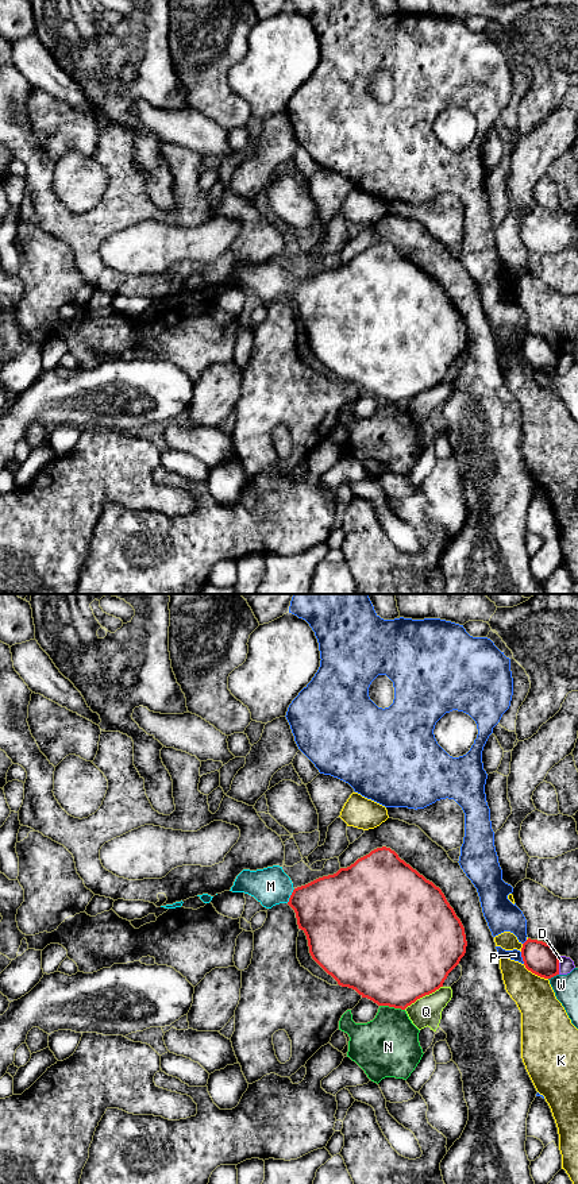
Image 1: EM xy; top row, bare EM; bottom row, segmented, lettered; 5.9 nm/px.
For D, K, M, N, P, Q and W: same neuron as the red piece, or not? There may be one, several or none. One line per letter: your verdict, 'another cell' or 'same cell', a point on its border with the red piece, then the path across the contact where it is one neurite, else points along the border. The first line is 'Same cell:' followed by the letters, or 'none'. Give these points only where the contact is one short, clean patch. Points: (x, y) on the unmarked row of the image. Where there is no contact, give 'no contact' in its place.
Same cell: M
D: another cell; contact xy (558, 361)
K: another cell; contact xy (535, 369)
M: same cell; contact xy (291, 290); way xy (330, 305), (291, 290), (270, 281)
N: another cell; contact xy (392, 401)
P: another cell; contact xy (521, 351)
Q: another cell; contact xy (423, 390)
W: another cell; contact xy (553, 371)

